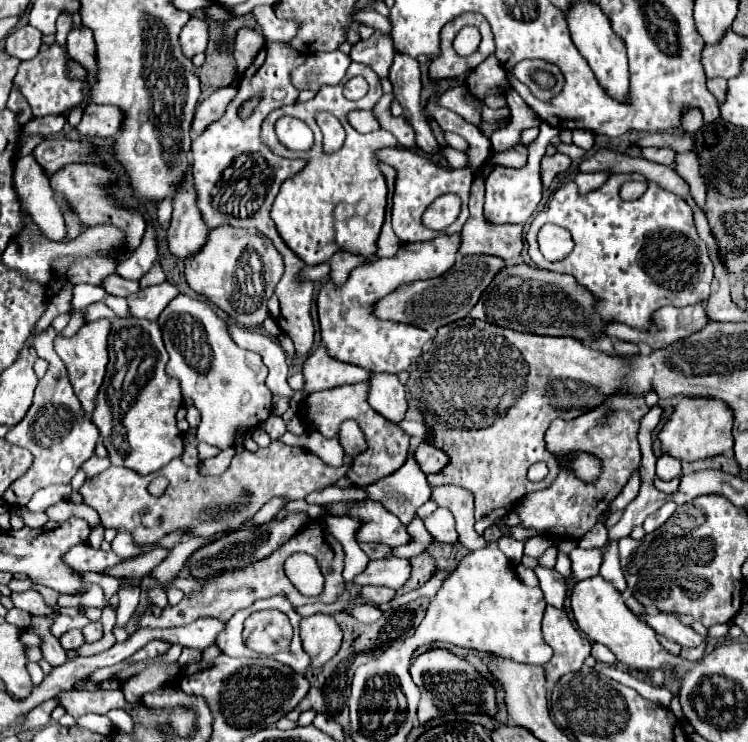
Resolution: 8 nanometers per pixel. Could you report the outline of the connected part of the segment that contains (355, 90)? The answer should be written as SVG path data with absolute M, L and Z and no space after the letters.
M350 78L344 86L344 96L348 100L358 100L360 96L364 96L368 92L368 84L364 78Z

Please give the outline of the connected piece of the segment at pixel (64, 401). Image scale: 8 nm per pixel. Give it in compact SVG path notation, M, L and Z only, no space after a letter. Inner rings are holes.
M48 326L34 338L34 342L32 342L34 350L38 352L40 358L48 360L50 366L48 366L44 378L38 382L38 388L34 394L34 404L30 406L28 414L24 416L22 422L18 422L14 428L10 428L10 432L4 436L6 442L26 448L34 456L30 470L12 484L12 490L18 498L20 506L28 504L32 494L44 486L70 484L70 480L74 478L74 474L78 472L82 462L86 462L94 454L94 448L96 448L96 442L100 436L100 432L96 430L92 420L84 414L80 400L72 390L64 362L54 352L52 342L56 336L58 336L58 332L52 326Z

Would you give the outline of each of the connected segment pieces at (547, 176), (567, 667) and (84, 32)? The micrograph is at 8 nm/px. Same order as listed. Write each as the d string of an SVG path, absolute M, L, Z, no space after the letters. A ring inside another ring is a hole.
M554 154L554 156L542 156L542 182L544 182L544 188L550 186L550 182L554 180L554 176L558 176L560 172L568 170L570 166L570 158L568 156L560 156L560 154Z
M546 606L542 634L544 640L554 648L552 660L548 662L548 666L544 666L548 670L550 682L560 680L560 676L568 672L580 670L586 656L590 656L590 640L574 628L562 608Z
M78 26L78 28L72 28L68 32L68 38L66 38L66 48L68 48L68 54L82 66L86 68L86 76L88 76L88 82L90 86L96 84L96 44L94 44L94 34L90 28L84 28L84 26Z

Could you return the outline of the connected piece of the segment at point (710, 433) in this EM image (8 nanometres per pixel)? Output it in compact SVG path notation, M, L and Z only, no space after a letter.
M682 398L670 420L662 426L662 432L658 432L658 440L662 452L678 460L694 462L720 456L732 450L732 410L712 398Z

